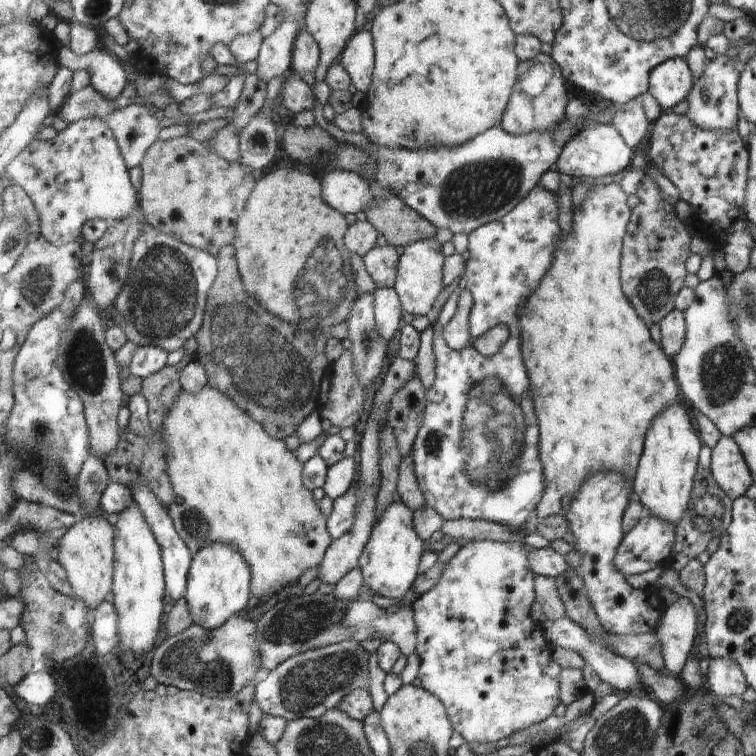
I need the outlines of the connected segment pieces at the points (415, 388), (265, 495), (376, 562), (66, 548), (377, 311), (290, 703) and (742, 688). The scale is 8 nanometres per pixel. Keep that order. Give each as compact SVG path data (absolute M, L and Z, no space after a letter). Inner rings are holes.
M414 371L412 378L394 394L388 408L388 426L394 430L401 456L411 454L426 404L426 390Z
M208 384L196 392L196 394L190 394L190 392L180 392L176 402L172 404L172 409L168 412L168 416L164 418L162 422L162 440L166 442L168 446L168 452L166 452L166 470L168 473L168 480L172 485L172 492L174 492L175 502L170 502L167 507L168 516L175 523L175 529L179 531L180 538L183 538L184 544L189 547L190 554L194 557L196 552L200 548L204 548L204 542L224 542L224 544L234 544L240 554L244 556L248 566L252 570L252 582L251 582L251 595L256 600L262 600L265 596L269 597L274 593L278 593L285 586L296 584L298 579L308 568L319 568L323 562L324 554L332 544L331 534L328 534L327 518L322 514L318 502L312 498L312 492L304 486L302 482L302 468L304 464L300 462L299 458L296 458L292 451L288 450L284 439L273 438L271 434L266 434L264 428L258 424L258 420L254 422L252 418L246 416L244 412L240 412L234 404L233 400L230 400L230 396L226 398L221 390L216 390L216 387L211 387Z
M394 501L375 522L370 539L358 561L363 574L363 582L376 593L381 603L402 602L406 592L411 590L418 576L418 566L422 558L422 538L415 528L415 512L404 502Z
M89 516L76 523L56 546L58 562L68 571L73 592L95 610L114 591L116 576L116 529L104 516Z
M376 287L373 294L373 311L378 334L382 334L384 342L389 344L393 340L396 330L401 328L400 318L403 317L404 310L394 287Z
M345 640L296 654L259 677L256 703L264 715L282 717L287 721L320 718L356 688L369 688L368 658L368 652L356 640Z
M711 658L704 682L706 690L719 697L741 697L748 688L738 662L730 658Z

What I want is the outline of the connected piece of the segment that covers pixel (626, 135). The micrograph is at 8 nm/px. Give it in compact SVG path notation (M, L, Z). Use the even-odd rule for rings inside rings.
M647 93L633 98L628 104L616 106L612 121L623 141L634 151L647 136L652 122L645 116L643 98Z

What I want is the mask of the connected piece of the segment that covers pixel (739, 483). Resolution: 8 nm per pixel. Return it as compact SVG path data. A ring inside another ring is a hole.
M721 435L716 446L711 448L711 471L714 480L722 488L722 493L725 493L730 500L745 495L748 488L755 482L751 477L750 467L747 465L747 461L743 457L743 453L733 437Z

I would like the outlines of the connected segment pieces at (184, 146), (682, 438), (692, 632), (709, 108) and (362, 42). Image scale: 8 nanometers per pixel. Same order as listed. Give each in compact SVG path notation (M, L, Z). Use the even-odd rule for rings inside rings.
M190 135L175 136L165 141L156 139L146 150L140 167L143 173L140 200L143 202L144 218L152 228L212 255L220 253L224 246L235 242L236 222L258 179L248 168L240 166L238 162L228 162L220 158L210 150L208 144L194 140Z
M672 402L652 420L652 434L648 434L648 450L643 450L644 462L639 462L633 485L634 496L648 508L649 514L662 518L664 522L680 522L692 496L700 448L702 442L694 432L688 414L680 402Z
M681 596L670 604L659 619L656 638L660 642L664 666L675 677L682 672L696 640L698 616L688 598Z
M716 55L714 59L708 61L702 76L696 79L696 86L692 86L692 92L688 94L688 111L685 115L696 126L706 130L724 130L724 132L734 130L738 124L739 94L736 94L736 90L739 90L738 78L740 72L732 62L732 57Z
M360 31L351 37L339 63L346 69L351 83L366 94L372 82L375 52L370 31Z

